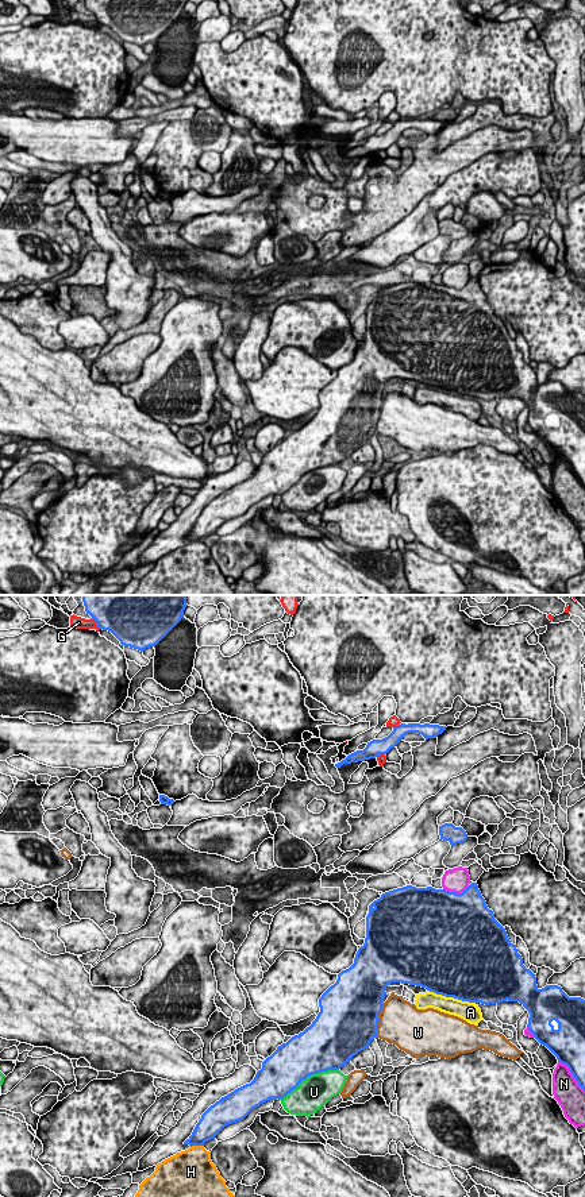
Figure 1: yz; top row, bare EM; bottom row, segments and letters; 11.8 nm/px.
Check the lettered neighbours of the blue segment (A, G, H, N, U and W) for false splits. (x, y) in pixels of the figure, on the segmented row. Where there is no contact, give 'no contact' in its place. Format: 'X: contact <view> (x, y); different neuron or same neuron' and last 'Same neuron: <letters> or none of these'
A: contact yz (451, 996); different neuron
G: contact yz (96, 624); different neuron
H: contact yz (196, 1145); different neuron
N: contact yz (454, 892); different neuron
U: contact yz (310, 1074); different neuron
W: contact yz (378, 1019); different neuron
Same neuron: none of these

